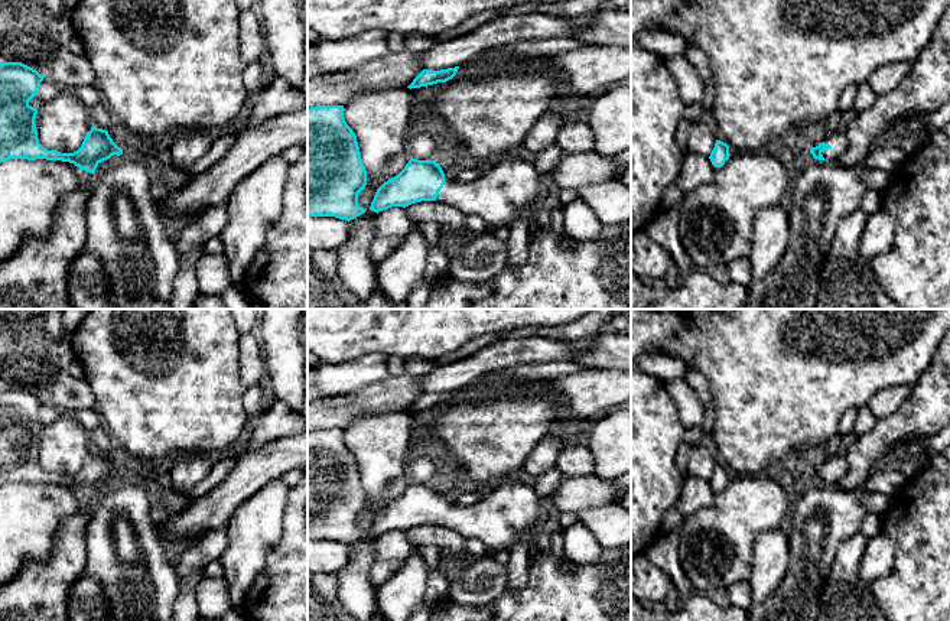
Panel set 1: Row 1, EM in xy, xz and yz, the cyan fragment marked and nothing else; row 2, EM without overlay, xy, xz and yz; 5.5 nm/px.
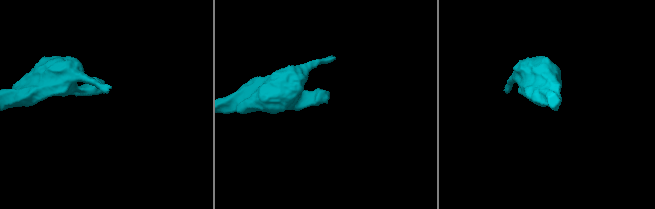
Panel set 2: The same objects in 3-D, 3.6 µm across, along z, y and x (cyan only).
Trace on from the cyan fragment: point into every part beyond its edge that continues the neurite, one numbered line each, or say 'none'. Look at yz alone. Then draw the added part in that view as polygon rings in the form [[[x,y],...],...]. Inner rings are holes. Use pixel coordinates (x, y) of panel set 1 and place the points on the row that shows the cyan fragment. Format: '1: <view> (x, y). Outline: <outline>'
1: yz (838, 140). Outline: [[[832,131],[826,139],[824,144],[830,144],[829,150],[823,150],[822,155],[827,162],[836,163],[837,159],[845,153],[847,149],[847,137],[843,131]]]

